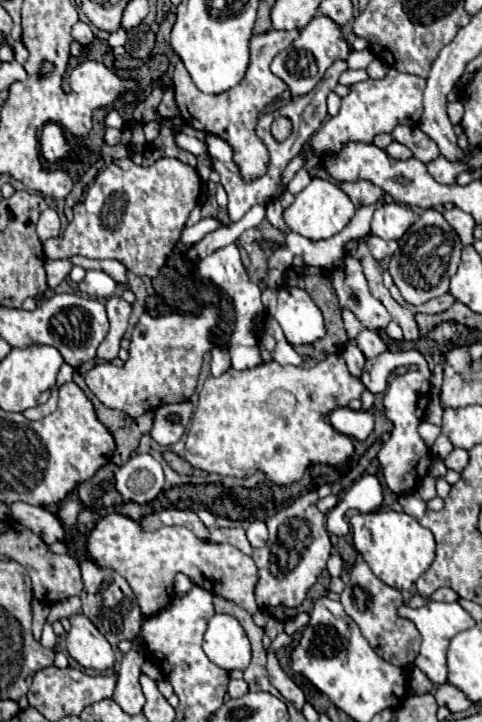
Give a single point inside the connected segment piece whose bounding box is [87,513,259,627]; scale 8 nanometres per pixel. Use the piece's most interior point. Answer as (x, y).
(148, 561)

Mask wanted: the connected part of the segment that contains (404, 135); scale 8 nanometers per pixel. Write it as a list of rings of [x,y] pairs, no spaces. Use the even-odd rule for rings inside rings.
[[[399,125],[391,131],[391,137],[403,145],[407,145],[417,159],[421,159],[423,163],[433,161],[439,155],[439,147],[435,145],[435,141],[425,135],[419,127],[409,127],[409,125]]]

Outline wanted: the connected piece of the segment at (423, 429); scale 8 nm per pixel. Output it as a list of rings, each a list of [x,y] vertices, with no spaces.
[[[423,421],[423,423],[419,425],[419,435],[421,435],[421,439],[425,441],[425,445],[431,449],[433,443],[435,443],[435,439],[441,435],[441,429],[439,429],[437,425],[431,425],[431,423]]]

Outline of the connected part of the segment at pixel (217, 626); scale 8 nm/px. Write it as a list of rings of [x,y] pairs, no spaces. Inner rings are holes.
[[[213,615],[205,631],[205,655],[221,669],[245,669],[251,661],[251,645],[243,627],[231,615]]]

